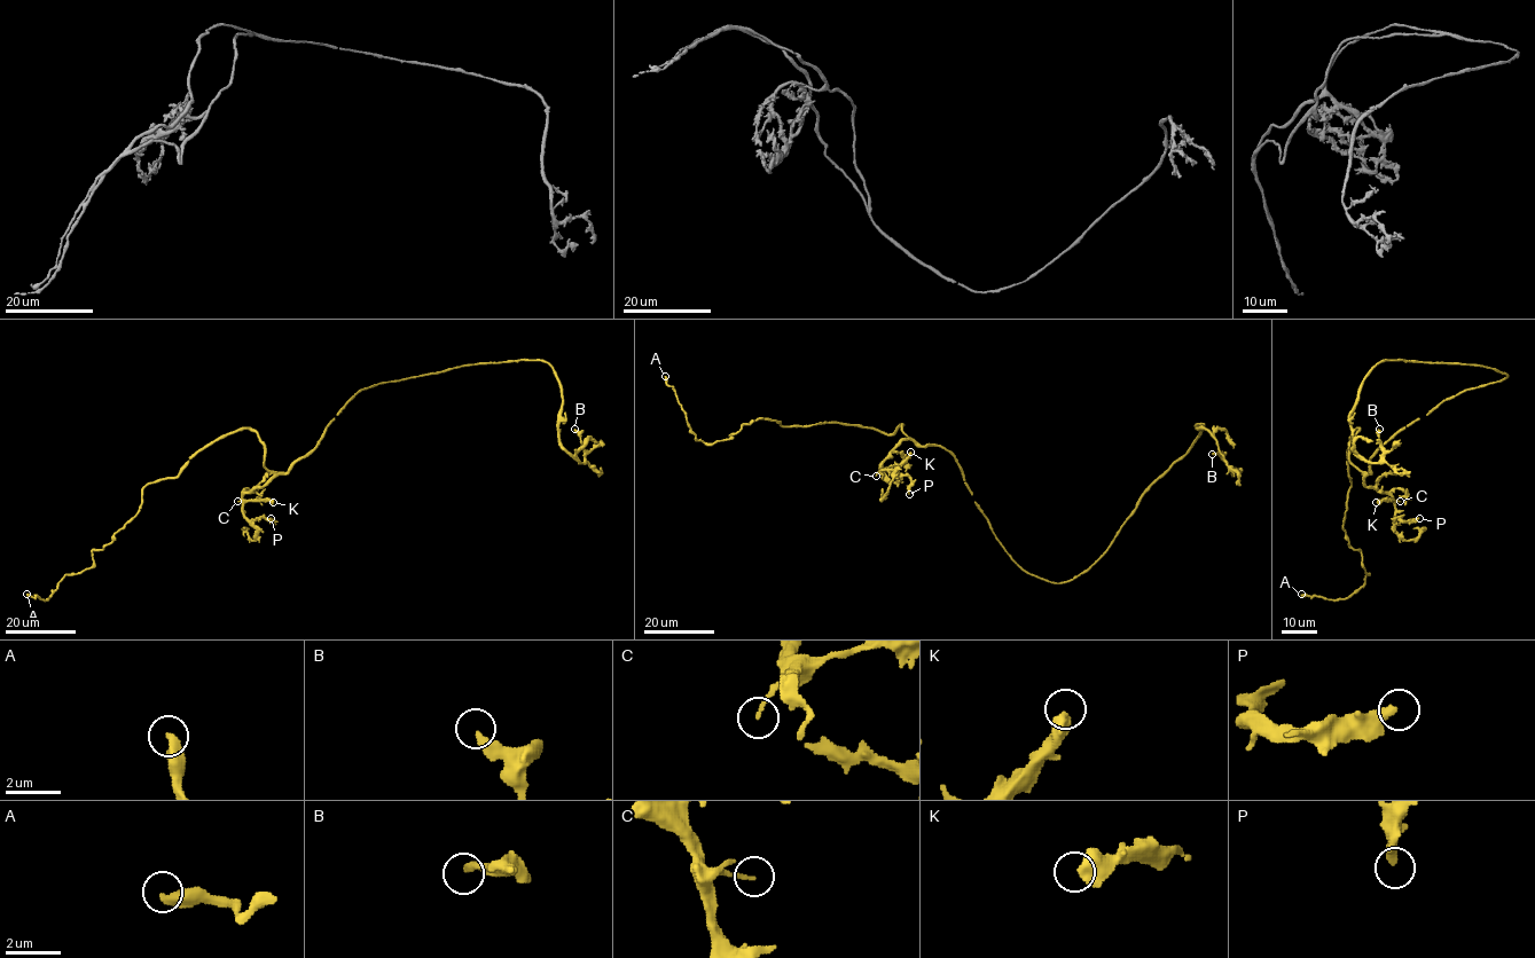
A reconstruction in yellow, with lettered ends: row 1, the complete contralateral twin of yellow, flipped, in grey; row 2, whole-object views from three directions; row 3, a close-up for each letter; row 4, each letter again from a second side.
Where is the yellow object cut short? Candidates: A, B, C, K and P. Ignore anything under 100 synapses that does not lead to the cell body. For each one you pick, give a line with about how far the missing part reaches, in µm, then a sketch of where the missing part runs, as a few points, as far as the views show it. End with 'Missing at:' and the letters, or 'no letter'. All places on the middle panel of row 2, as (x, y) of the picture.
Missing at: no letter

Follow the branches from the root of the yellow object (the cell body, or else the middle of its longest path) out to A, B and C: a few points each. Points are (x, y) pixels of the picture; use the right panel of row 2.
A: (1409, 423), (1371, 473), (1349, 461), (1359, 429), (1349, 439), (1342, 529), (1364, 582), (1344, 598), (1301, 594)
B: (1409, 423), (1508, 375), (1482, 366), (1380, 360), (1349, 418), (1353, 450), (1370, 462), (1383, 453), (1379, 429)
C: (1409, 423), (1370, 457), (1370, 473), (1364, 478), (1365, 486), (1375, 486), (1400, 501)

